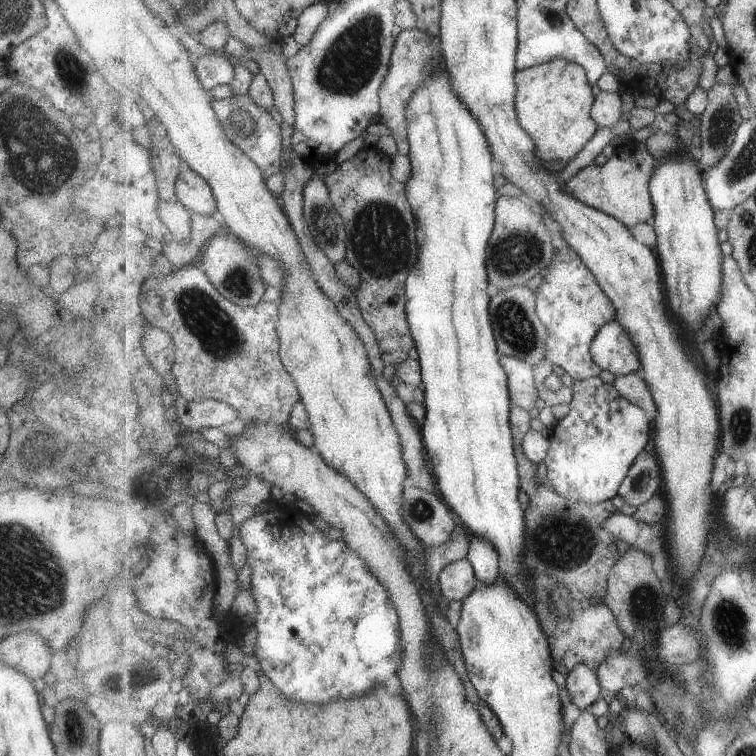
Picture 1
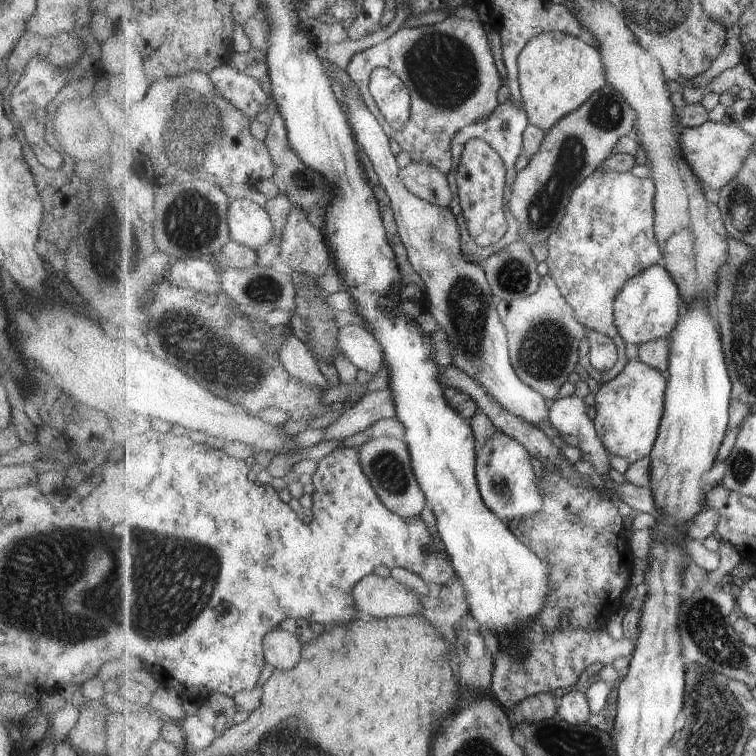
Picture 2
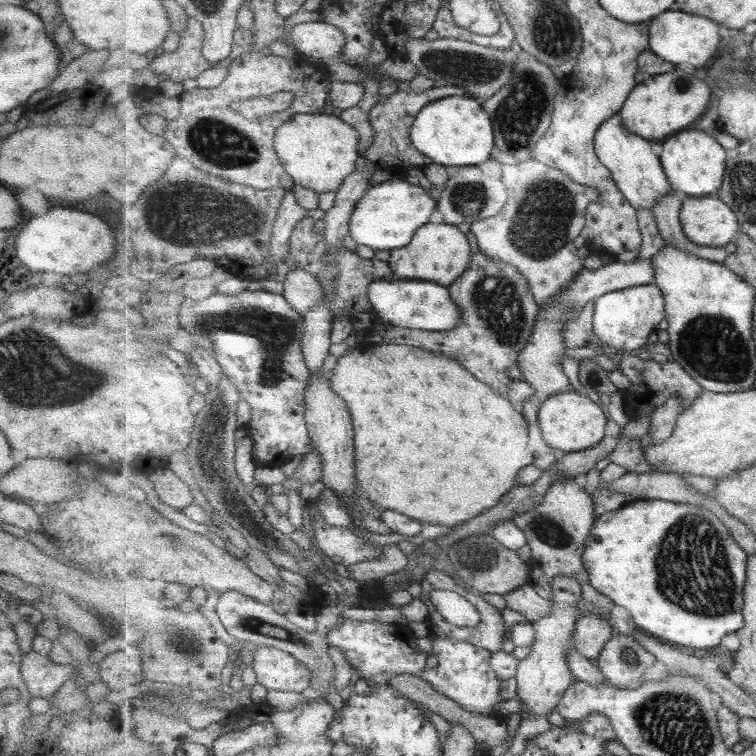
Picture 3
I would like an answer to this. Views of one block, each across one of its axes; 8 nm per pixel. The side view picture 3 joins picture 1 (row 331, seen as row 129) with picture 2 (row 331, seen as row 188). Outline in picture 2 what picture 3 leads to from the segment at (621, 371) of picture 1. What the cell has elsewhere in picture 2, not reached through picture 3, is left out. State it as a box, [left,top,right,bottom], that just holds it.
[615,264,683,347]

